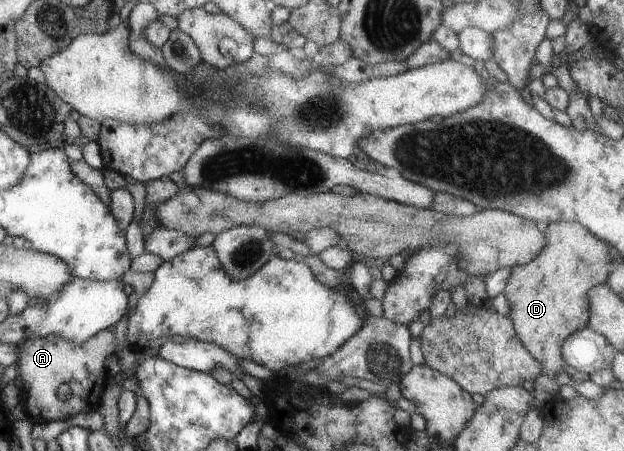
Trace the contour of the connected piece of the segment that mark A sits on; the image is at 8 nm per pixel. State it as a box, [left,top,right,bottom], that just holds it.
[17,327,118,424]

